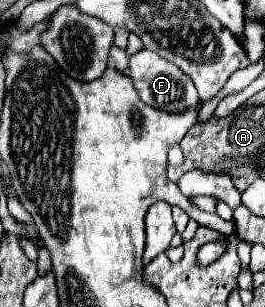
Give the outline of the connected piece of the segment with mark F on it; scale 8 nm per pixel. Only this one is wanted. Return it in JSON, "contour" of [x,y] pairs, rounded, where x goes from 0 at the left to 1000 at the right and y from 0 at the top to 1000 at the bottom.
{"contour":[[[528,163],[506,182],[491,182],[491,248],[528,319],[574,352],[604,352],[619,365],[687,365],[702,352],[740,352],[755,339],[732,267],[709,254],[709,293],[702,293],[694,287],[702,241],[664,208],[604,189],[574,163]]]}

